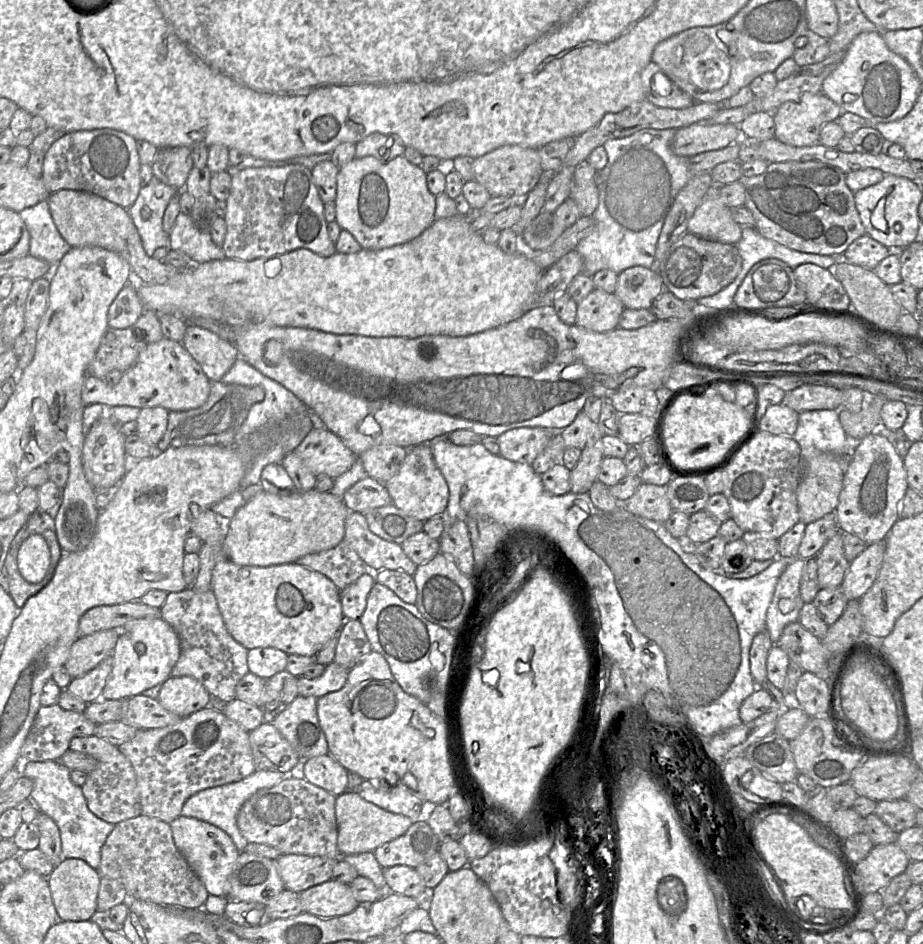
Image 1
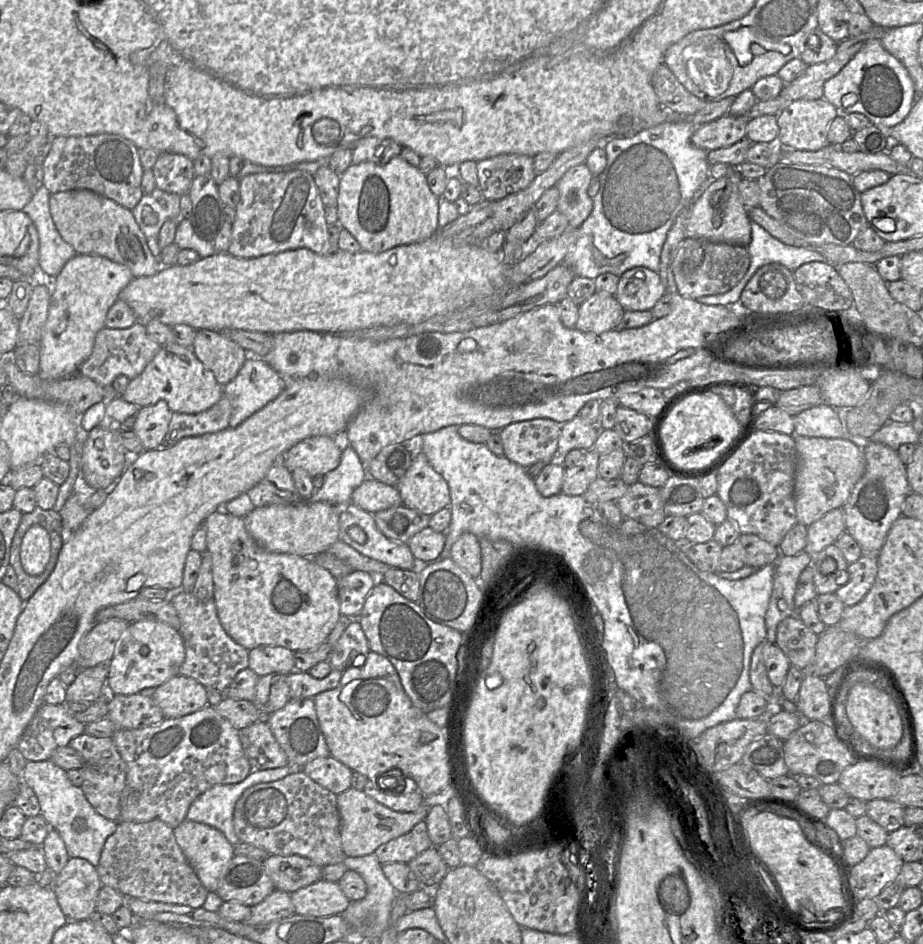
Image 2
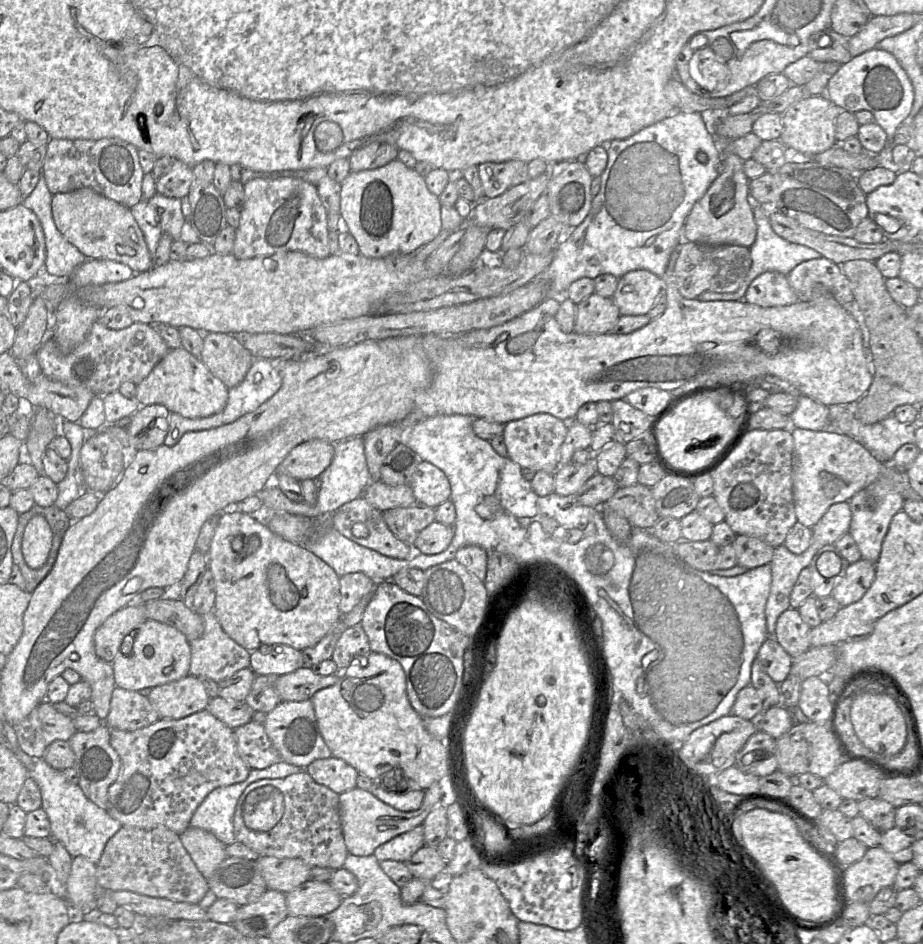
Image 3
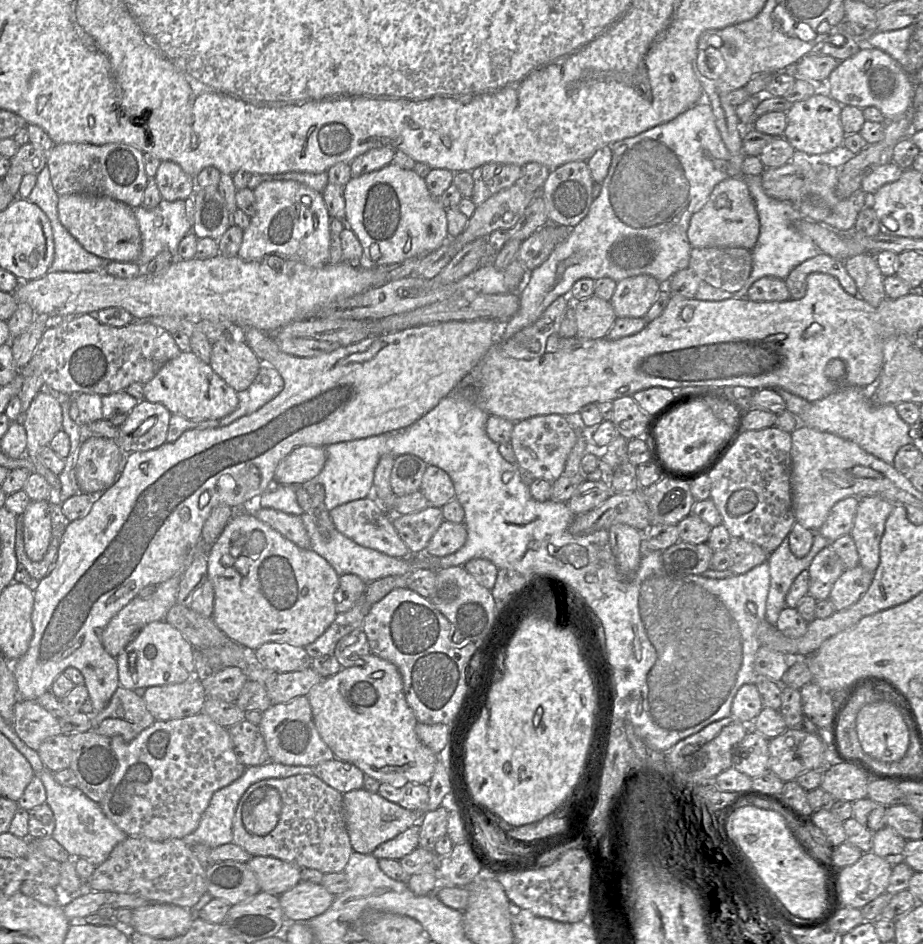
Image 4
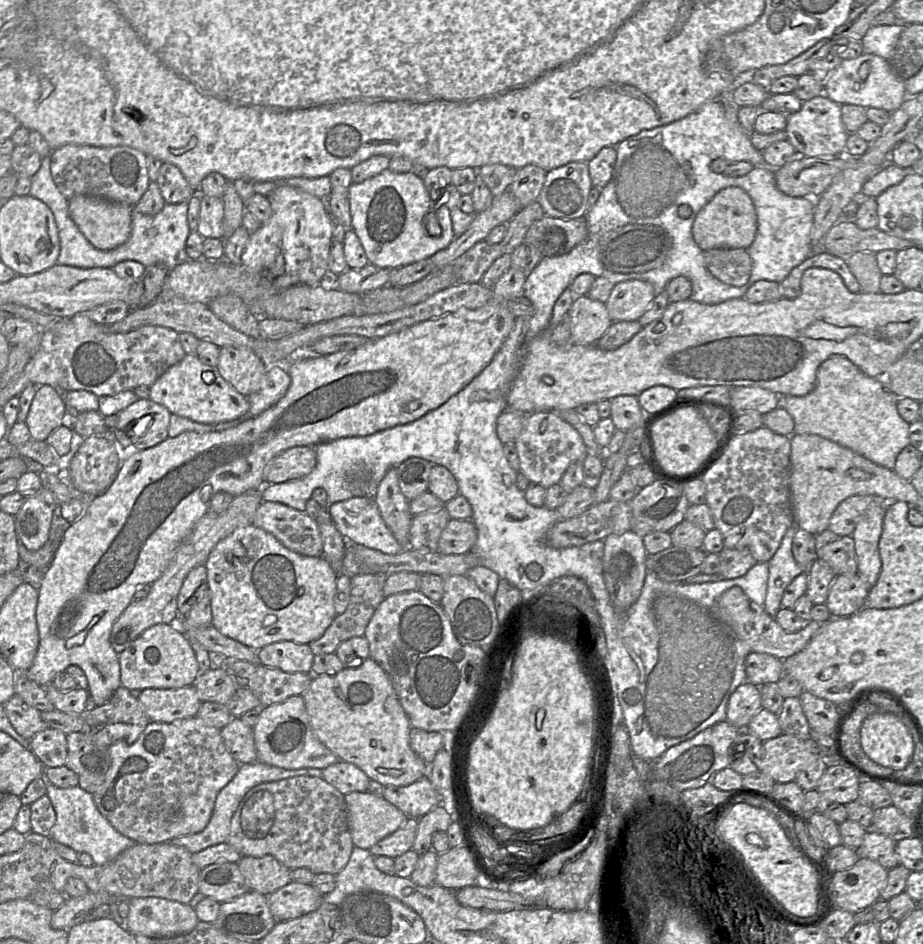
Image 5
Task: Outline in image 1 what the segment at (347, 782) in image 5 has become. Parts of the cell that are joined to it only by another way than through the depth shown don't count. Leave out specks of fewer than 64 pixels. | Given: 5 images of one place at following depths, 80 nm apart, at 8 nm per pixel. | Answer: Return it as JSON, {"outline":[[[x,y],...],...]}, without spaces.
{"outline":[[[330,754],[303,760],[299,770],[308,782],[336,797],[347,791],[348,771]]]}

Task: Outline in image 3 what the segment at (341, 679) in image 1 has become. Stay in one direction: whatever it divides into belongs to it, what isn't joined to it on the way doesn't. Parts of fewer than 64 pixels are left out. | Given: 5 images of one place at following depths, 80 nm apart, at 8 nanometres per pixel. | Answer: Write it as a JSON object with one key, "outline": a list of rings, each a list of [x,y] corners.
{"outline":[[[302,667],[291,673],[276,677],[276,691],[282,702],[305,701],[319,690],[333,686],[347,669],[339,669],[335,674],[322,676],[311,668]]]}

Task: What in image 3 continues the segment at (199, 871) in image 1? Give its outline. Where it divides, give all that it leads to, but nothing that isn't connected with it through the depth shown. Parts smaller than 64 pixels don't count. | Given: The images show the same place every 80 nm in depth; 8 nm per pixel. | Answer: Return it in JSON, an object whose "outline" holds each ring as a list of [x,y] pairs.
{"outline":[[[190,826],[180,835],[180,840],[206,879],[209,879],[219,864],[227,858],[226,845],[204,829]]]}

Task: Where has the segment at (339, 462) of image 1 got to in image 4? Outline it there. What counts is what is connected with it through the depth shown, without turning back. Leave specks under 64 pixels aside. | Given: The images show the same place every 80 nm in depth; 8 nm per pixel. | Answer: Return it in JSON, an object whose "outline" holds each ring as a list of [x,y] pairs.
{"outline":[[[303,445],[296,447],[277,466],[274,482],[281,485],[301,486],[316,477],[327,460],[324,447]]]}

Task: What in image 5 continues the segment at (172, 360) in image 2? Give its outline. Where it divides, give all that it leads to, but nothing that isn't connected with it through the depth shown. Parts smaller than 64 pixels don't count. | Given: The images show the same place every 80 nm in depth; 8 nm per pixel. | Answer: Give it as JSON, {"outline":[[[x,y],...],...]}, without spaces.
{"outline":[[[186,354],[179,363],[160,376],[149,387],[149,391],[149,399],[166,407],[171,414],[203,424],[237,419],[250,408],[248,398],[229,384],[216,367],[202,363],[197,355]]]}

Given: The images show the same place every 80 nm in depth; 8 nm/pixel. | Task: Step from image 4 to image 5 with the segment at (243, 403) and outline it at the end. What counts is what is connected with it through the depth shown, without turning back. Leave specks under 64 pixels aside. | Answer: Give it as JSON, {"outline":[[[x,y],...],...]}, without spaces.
{"outline":[[[269,366],[266,372],[264,388],[247,397],[250,404],[248,412],[237,419],[218,423],[215,425],[215,431],[236,427],[241,422],[260,415],[285,395],[290,384],[291,377],[287,372],[280,366]]]}

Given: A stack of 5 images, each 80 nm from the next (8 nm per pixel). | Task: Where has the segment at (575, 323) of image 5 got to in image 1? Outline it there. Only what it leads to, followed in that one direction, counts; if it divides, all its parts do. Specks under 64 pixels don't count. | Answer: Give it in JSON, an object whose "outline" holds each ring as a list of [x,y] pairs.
{"outline":[[[595,288],[578,303],[576,324],[594,332],[608,332],[619,327],[624,309],[615,293]]]}

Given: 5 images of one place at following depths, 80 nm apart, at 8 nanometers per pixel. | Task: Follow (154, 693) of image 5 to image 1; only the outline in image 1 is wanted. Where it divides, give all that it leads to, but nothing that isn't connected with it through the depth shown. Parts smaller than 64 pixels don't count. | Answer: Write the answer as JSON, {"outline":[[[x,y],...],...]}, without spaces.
{"outline":[[[190,676],[169,677],[161,684],[158,701],[168,711],[187,717],[209,706],[211,695],[201,682]]]}

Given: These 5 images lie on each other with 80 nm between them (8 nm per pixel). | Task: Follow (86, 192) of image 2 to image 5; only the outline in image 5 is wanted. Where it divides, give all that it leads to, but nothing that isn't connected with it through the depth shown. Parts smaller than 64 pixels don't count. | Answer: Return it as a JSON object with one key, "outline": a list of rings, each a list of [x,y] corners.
{"outline":[[[94,196],[72,197],[68,206],[71,218],[95,248],[112,250],[130,238],[133,206]]]}

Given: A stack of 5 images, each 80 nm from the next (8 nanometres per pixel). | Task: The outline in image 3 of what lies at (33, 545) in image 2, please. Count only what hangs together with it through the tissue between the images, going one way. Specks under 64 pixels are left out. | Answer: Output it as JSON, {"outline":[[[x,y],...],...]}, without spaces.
{"outline":[[[42,515],[33,516],[24,529],[22,552],[26,564],[41,568],[47,561],[52,546],[52,531]]]}

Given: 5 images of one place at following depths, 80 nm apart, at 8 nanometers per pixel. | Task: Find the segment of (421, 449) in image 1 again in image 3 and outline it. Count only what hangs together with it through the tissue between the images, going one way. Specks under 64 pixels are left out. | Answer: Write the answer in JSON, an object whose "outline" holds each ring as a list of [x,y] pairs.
{"outline":[[[420,461],[410,478],[410,488],[417,504],[437,508],[450,499],[451,487],[448,478],[436,466]]]}

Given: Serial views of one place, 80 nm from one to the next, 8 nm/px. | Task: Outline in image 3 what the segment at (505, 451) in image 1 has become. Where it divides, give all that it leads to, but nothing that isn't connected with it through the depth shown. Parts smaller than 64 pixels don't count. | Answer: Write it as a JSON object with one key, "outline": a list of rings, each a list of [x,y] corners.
{"outline":[[[537,413],[504,425],[503,438],[508,457],[521,468],[555,473],[559,466],[560,447],[567,435],[569,422],[548,413]]]}

